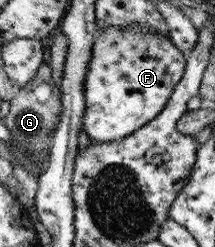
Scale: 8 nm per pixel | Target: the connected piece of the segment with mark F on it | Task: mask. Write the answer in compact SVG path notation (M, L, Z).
M136 23L126 27L95 27L94 34L91 57L83 80L85 109L81 128L89 142L114 142L138 130L162 110L172 89L183 77L186 55L171 43L168 36L158 35L156 31L148 27L144 29L144 25Z

